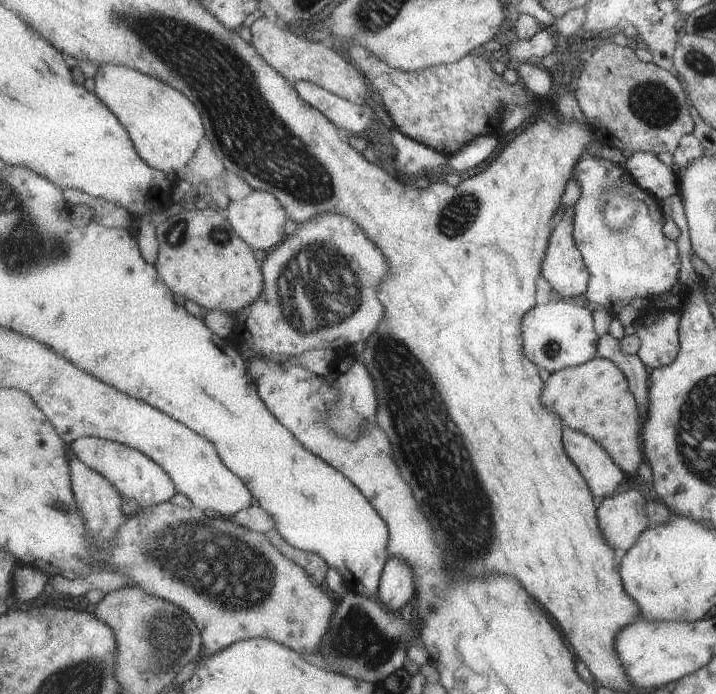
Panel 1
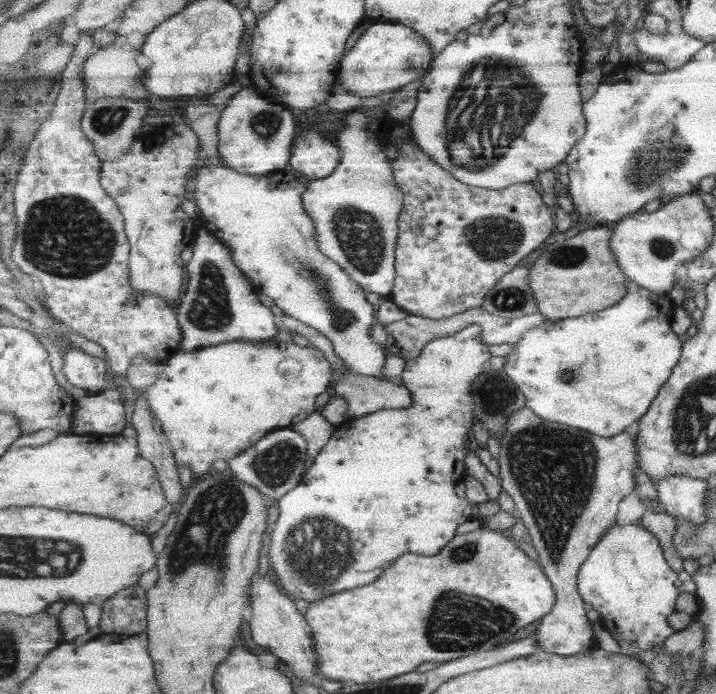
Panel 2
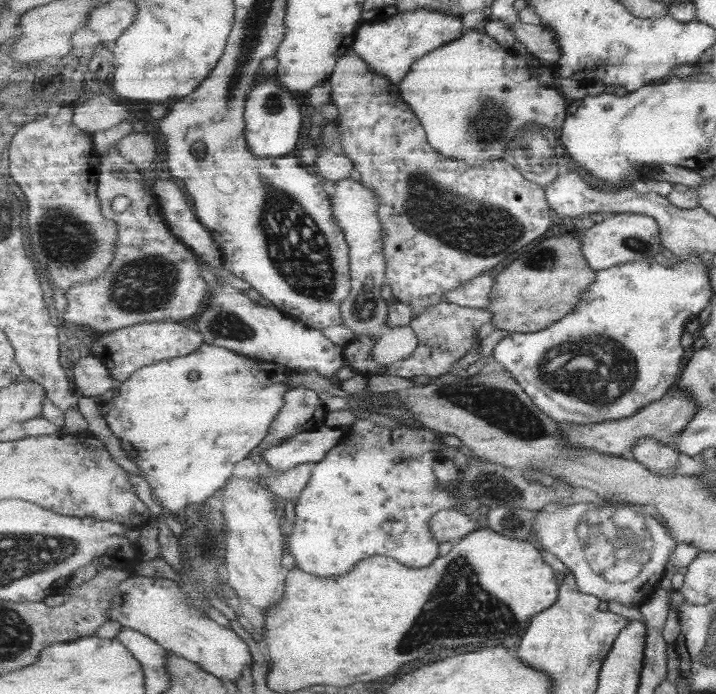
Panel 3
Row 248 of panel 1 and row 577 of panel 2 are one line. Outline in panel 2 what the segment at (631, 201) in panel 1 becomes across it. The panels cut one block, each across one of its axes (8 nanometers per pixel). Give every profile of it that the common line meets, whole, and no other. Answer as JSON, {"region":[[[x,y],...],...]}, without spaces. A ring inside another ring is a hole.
{"region":[[[613,523],[612,529],[594,546],[587,562],[581,567],[578,586],[584,601],[598,612],[600,621],[617,642],[623,655],[632,654],[640,660],[646,659],[650,650],[653,648],[662,650],[665,639],[674,634],[673,628],[667,623],[667,616],[675,611],[674,605],[680,591],[677,573],[668,566],[659,540],[645,528],[639,525]]]}

